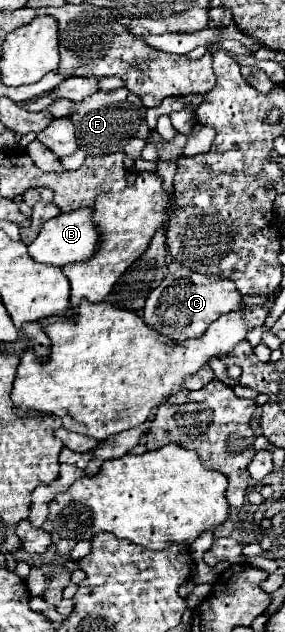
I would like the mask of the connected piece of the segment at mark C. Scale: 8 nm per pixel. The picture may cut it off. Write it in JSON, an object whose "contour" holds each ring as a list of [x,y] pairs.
{"contour":[[[173,260],[167,264],[167,276],[163,282],[151,290],[145,308],[143,308],[143,320],[159,330],[159,334],[169,336],[171,340],[187,340],[187,338],[199,338],[205,334],[207,326],[217,320],[221,314],[239,312],[249,308],[243,304],[243,296],[235,288],[235,282],[229,278],[213,276],[213,274],[199,274],[191,268],[183,266],[181,262]]]}

